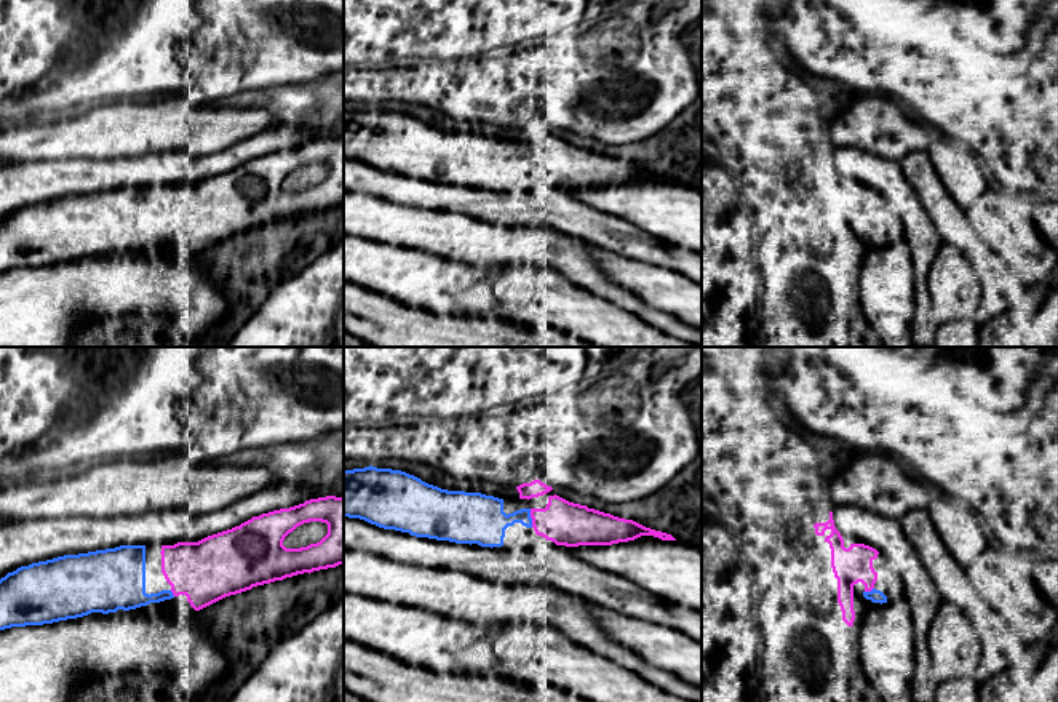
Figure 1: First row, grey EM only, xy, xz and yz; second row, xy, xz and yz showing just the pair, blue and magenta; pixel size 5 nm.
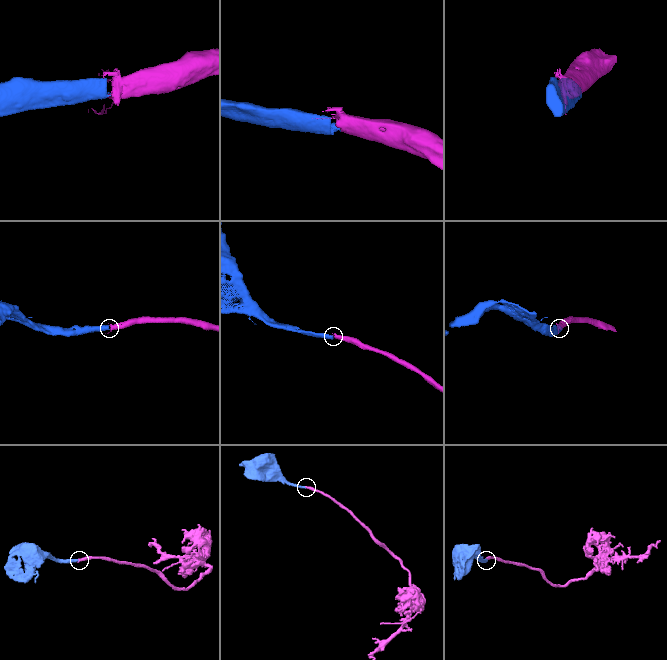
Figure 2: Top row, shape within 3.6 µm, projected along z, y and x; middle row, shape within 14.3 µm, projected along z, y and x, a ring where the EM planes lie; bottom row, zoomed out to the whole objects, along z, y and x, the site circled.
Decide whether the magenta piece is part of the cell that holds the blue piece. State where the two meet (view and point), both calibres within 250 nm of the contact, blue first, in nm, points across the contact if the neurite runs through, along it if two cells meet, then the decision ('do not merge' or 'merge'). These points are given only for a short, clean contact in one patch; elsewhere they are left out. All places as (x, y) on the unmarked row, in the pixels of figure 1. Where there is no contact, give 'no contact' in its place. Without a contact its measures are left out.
contact xz (531, 160); calibres 240 and 220 nm; merge

